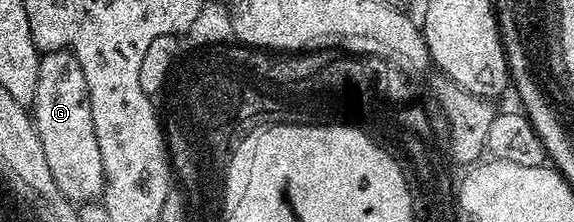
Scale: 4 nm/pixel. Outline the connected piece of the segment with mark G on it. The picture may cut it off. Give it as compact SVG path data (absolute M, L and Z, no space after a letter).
M47 52L42 56L32 119L40 146L44 146L44 158L48 158L52 178L58 176L58 140L62 140L64 172L72 172L72 180L88 180L88 194L92 194L92 202L97 201L106 186L104 162L100 156L100 142L96 140L96 126L92 126L88 82L84 82L84 70L80 70L80 62L73 52Z

